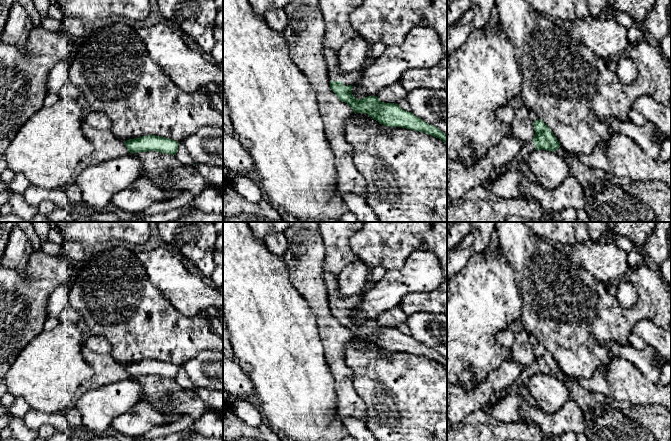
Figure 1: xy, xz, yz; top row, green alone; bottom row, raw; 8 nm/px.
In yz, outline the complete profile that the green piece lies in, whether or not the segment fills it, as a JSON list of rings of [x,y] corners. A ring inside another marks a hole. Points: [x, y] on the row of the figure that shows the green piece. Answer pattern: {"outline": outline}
{"outline": [[[537,119],[534,123],[534,131],[535,136],[532,140],[526,141],[523,145],[520,152],[517,154],[516,158],[513,160],[513,162],[505,166],[501,169],[499,169],[498,173],[505,168],[509,167],[515,167],[517,164],[521,164],[526,161],[527,156],[533,151],[533,150],[546,150],[546,151],[556,151],[561,145],[558,142],[557,138],[553,134],[553,132],[550,130],[550,128],[541,120]]]}

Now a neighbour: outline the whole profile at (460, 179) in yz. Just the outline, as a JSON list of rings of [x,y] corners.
[[[505,137],[491,147],[488,153],[473,167],[447,158],[447,184],[451,199],[460,199],[478,185],[484,185],[499,169],[510,165],[522,149],[525,141]]]

